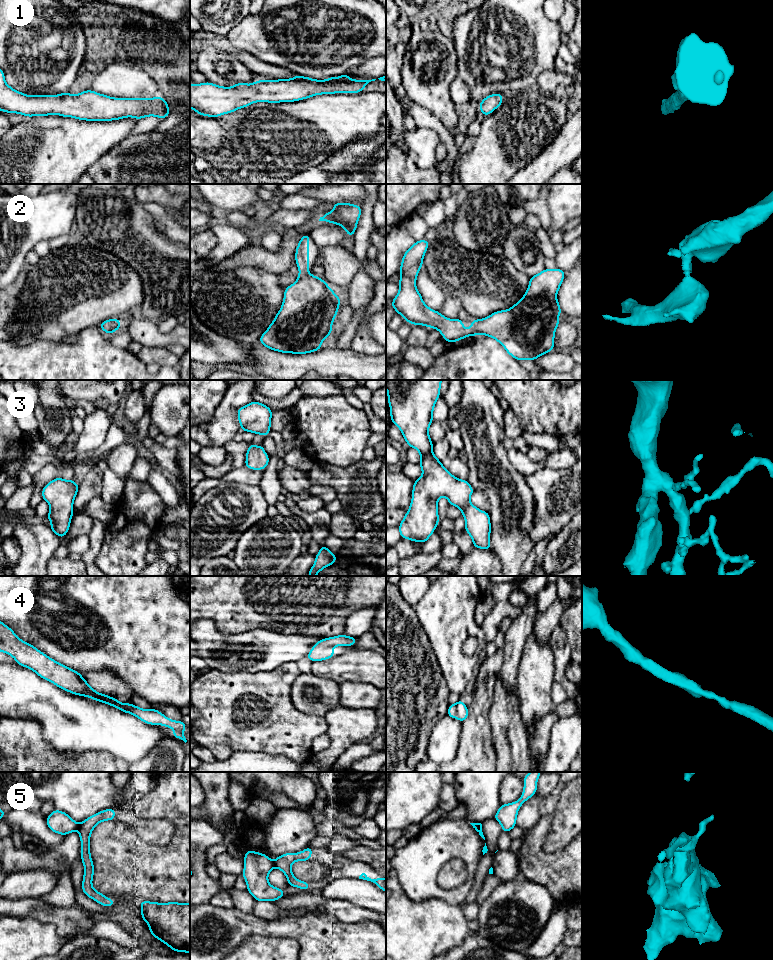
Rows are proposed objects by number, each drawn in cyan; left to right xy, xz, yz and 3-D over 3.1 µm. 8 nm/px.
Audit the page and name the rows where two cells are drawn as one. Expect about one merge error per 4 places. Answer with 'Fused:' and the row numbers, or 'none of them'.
Fused: 5

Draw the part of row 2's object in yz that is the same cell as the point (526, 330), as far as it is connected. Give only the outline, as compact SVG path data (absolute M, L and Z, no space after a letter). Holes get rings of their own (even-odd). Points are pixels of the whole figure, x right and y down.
M425 239L416 241L405 253L398 272L401 278L397 282L399 292L391 302L396 313L412 325L423 325L437 329L444 340L455 343L468 336L482 334L498 341L507 353L516 360L532 360L554 350L554 338L557 326L560 324L558 316L562 313L557 300L557 292L564 281L565 271L545 269L530 277L528 288L519 302L507 310L496 311L483 319L471 320L471 327L464 328L463 320L449 319L439 311L429 308L423 301L416 287L417 275L423 266L423 258L429 242Z

